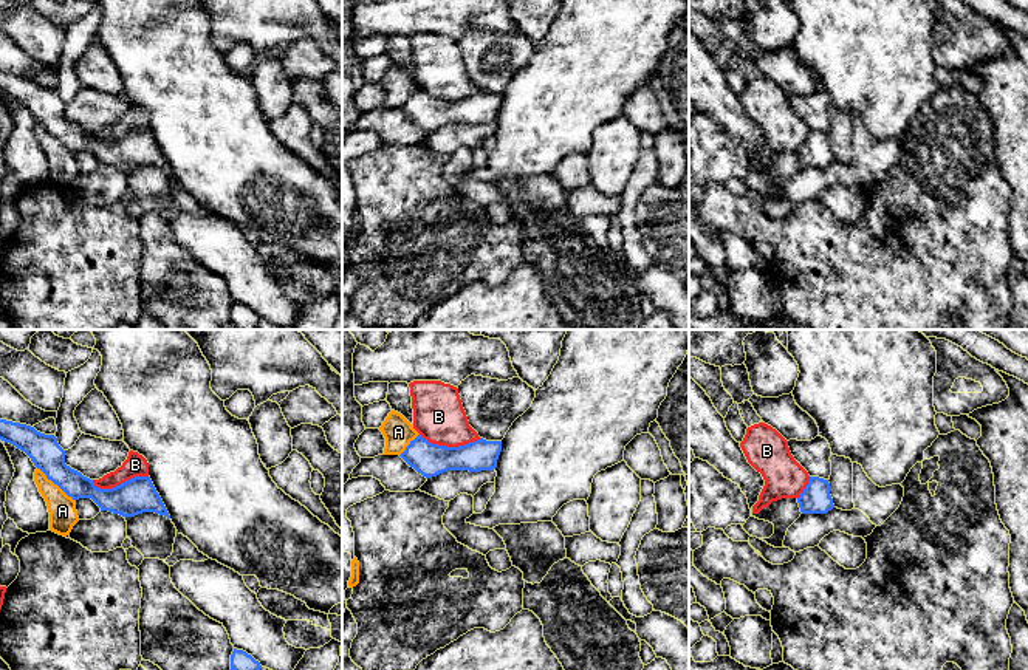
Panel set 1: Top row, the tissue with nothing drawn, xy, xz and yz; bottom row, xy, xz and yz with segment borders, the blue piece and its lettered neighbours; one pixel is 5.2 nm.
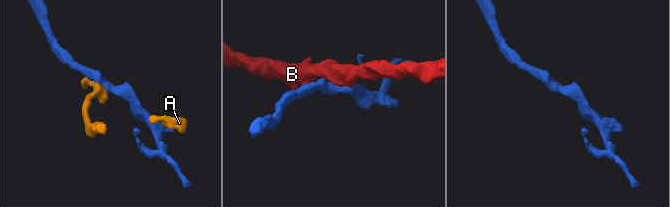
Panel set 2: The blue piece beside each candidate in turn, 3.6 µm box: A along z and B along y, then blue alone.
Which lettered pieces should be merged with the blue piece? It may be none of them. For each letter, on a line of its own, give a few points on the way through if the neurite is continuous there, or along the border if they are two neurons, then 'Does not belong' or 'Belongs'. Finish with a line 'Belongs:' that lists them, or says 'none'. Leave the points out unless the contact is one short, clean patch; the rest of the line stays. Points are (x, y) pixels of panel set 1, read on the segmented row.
A: Boundary: xy (37, 468), (75, 500). Does not belong
B: Boundary: xz (420, 434), (432, 443), (446, 446), (463, 446), (480, 438). Does not belong
Belongs: none

